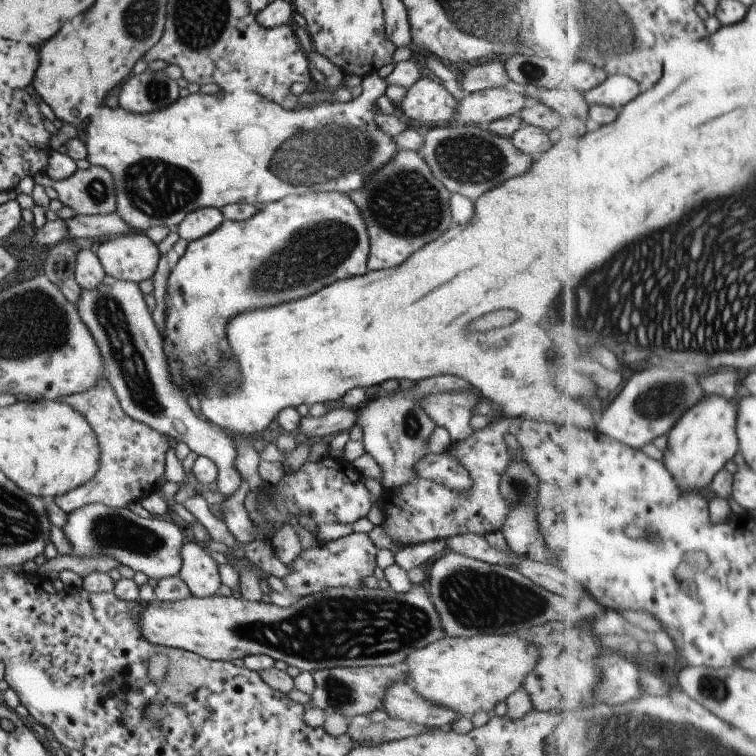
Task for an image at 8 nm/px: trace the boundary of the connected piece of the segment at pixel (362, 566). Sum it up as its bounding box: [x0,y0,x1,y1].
[283,532,376,597]

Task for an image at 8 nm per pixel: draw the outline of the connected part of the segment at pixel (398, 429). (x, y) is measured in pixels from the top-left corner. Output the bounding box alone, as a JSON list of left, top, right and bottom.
[353,376,469,490]

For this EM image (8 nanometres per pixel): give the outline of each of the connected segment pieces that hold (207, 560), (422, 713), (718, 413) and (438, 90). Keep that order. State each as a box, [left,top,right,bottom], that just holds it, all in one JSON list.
[[177,540,218,598],[381,683,460,729],[661,396,740,492],[400,77,456,126]]

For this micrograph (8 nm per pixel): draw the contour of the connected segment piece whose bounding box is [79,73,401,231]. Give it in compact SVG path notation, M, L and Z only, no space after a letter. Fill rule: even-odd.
M376 73L366 74L362 77L360 83L362 93L358 98L349 99L346 103L323 103L313 106L313 108L295 108L285 110L277 106L274 102L268 101L258 94L251 94L247 90L235 90L231 94L219 92L215 95L206 95L203 93L188 93L185 97L177 97L175 102L168 104L165 108L151 112L134 113L127 112L123 108L107 108L107 106L97 106L93 114L87 118L84 126L79 128L79 139L86 148L87 162L90 165L101 167L107 170L112 178L114 187L114 197L116 205L114 213L123 221L132 231L147 230L155 225L165 225L168 230L175 230L176 226L183 220L183 217L192 210L201 207L215 207L220 209L222 206L233 203L266 204L268 202L279 200L285 195L304 195L307 193L318 193L319 191L338 191L347 194L353 189L358 189L363 181L374 173L378 166L386 163L397 149L388 134L381 132L379 126L372 119L375 116L375 99L384 94L387 88L384 78L380 78Z

